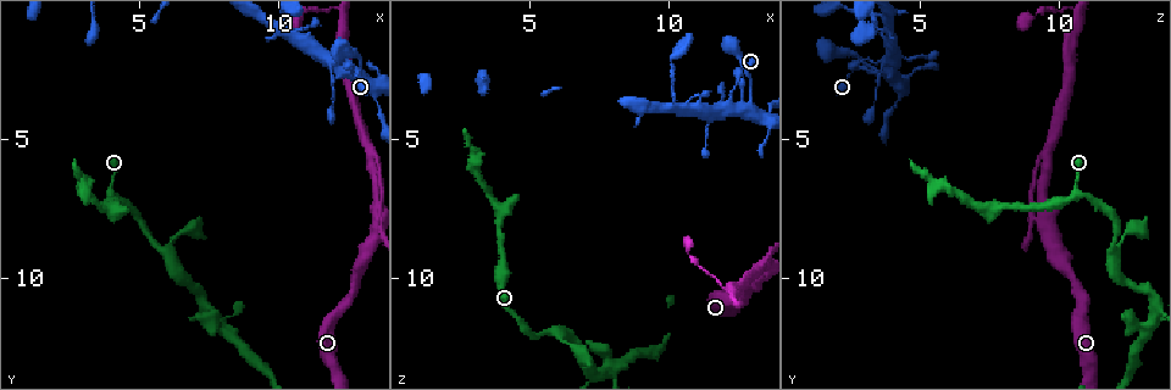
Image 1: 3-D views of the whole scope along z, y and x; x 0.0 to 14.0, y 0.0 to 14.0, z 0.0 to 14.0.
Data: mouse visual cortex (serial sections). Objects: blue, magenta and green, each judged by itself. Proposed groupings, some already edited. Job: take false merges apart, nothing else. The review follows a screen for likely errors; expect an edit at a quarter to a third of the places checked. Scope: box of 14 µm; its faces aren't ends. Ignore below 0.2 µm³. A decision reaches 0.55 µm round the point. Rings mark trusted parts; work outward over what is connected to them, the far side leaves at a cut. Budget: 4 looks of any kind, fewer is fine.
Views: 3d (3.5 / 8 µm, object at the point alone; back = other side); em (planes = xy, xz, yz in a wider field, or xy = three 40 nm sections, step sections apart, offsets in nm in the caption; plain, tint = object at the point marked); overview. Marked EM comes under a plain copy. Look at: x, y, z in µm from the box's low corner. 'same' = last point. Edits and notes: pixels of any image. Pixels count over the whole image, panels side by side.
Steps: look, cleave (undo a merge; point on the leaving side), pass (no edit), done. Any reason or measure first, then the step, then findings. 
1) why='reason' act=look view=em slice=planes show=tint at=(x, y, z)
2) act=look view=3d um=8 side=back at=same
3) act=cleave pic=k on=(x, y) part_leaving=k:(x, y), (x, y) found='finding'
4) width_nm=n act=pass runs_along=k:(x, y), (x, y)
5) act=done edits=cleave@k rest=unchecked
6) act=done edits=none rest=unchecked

why='three arms meet' act=look view=3d um=8 at=(13.3, 5.6, 9.6)

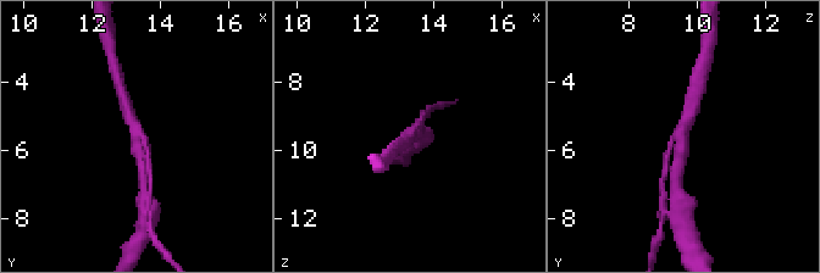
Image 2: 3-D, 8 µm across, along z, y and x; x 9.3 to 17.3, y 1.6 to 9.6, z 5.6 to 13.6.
arms=3 arm_widths_nm=200,350,350 act=look view=em slice=xy step=5 show=tint at=(13.3, 5.6, 9.5)

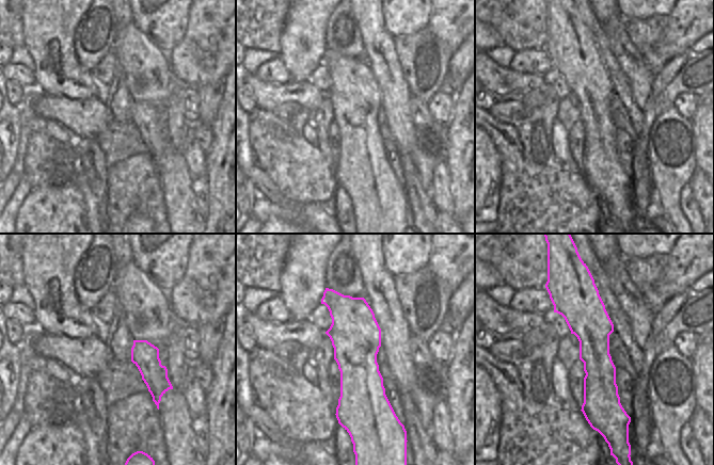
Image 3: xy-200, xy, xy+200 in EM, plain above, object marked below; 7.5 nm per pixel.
act=pass runs_along=2:(143, 170), (136, 128), (126, 105) found='one cell here'

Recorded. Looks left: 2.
why='arms part here' act=look view=3d um=3.5 at=(10.1, 1.2, 4.0)

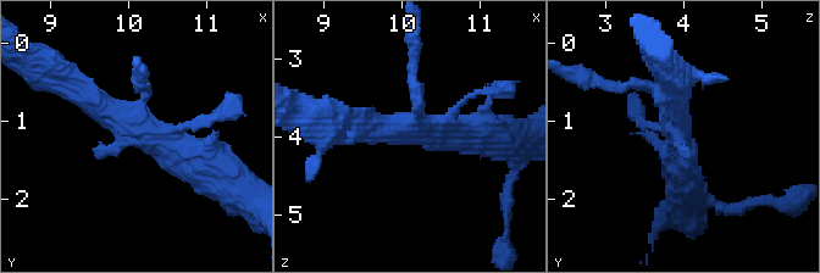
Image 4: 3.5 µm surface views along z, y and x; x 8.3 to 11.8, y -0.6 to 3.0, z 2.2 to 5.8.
why='now the EM' act=look view=em slice=xy step=5 show=tint at=(10.20, 1.10, 3.90)

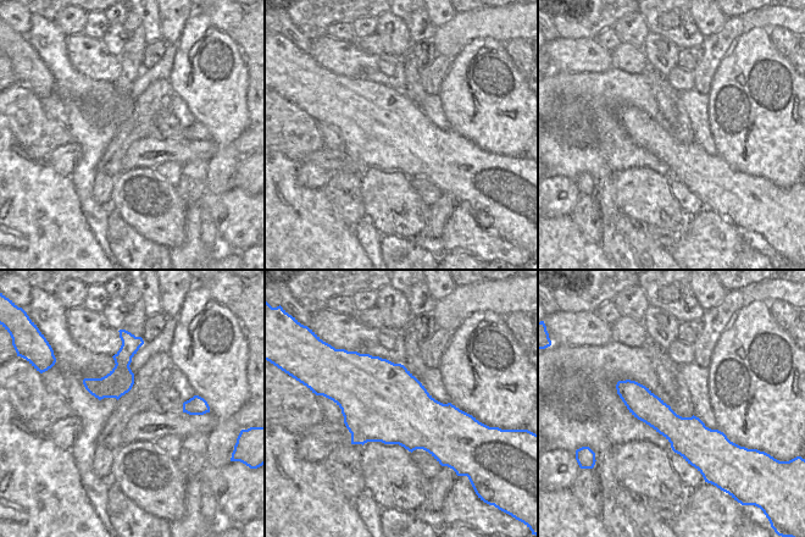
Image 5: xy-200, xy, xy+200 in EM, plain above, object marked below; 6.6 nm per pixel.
act=cleave pic=4 on=(411, 77) border=5:(116, 364), (128, 366) found='a second cell is stuck on'

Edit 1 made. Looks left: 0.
act=done edits=cleave@4 rest=unchecked

